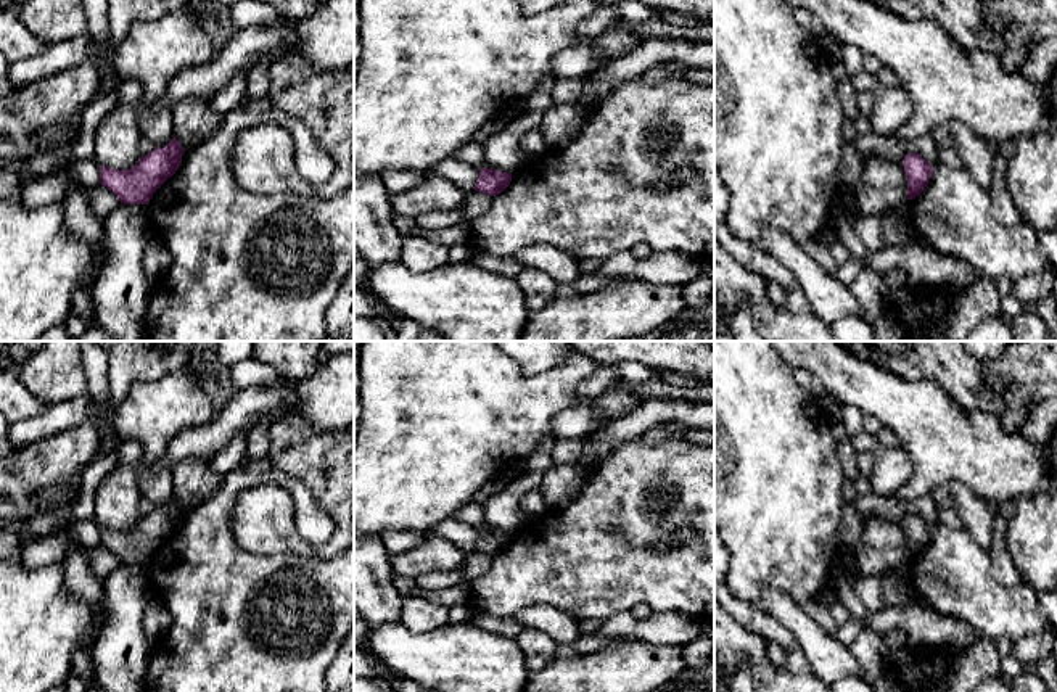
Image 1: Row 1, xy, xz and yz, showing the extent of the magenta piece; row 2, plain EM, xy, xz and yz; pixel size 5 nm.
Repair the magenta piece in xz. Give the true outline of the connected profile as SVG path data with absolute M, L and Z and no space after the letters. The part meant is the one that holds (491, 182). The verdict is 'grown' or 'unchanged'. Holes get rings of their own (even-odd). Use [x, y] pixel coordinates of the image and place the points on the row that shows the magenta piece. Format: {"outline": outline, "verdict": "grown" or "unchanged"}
{"outline": "M483 167L476 180L475 190L496 196L502 193L510 185L510 182L512 174Z", "verdict": "unchanged"}

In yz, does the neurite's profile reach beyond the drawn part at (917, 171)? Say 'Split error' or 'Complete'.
Complete

